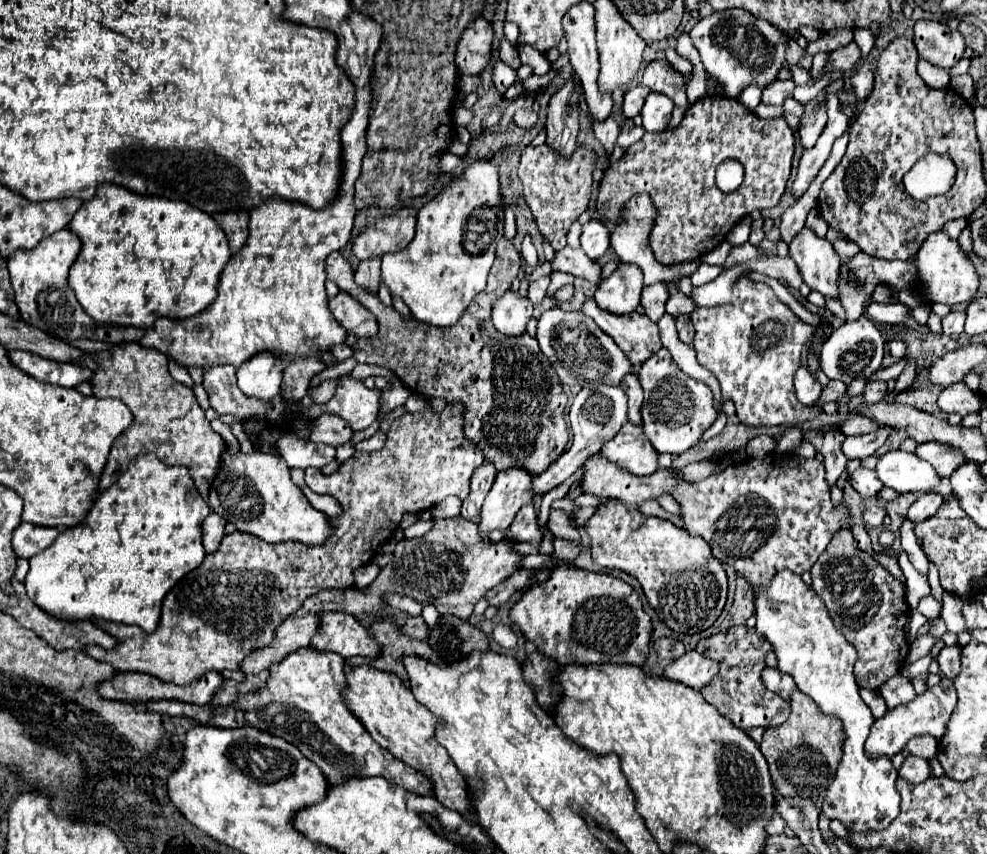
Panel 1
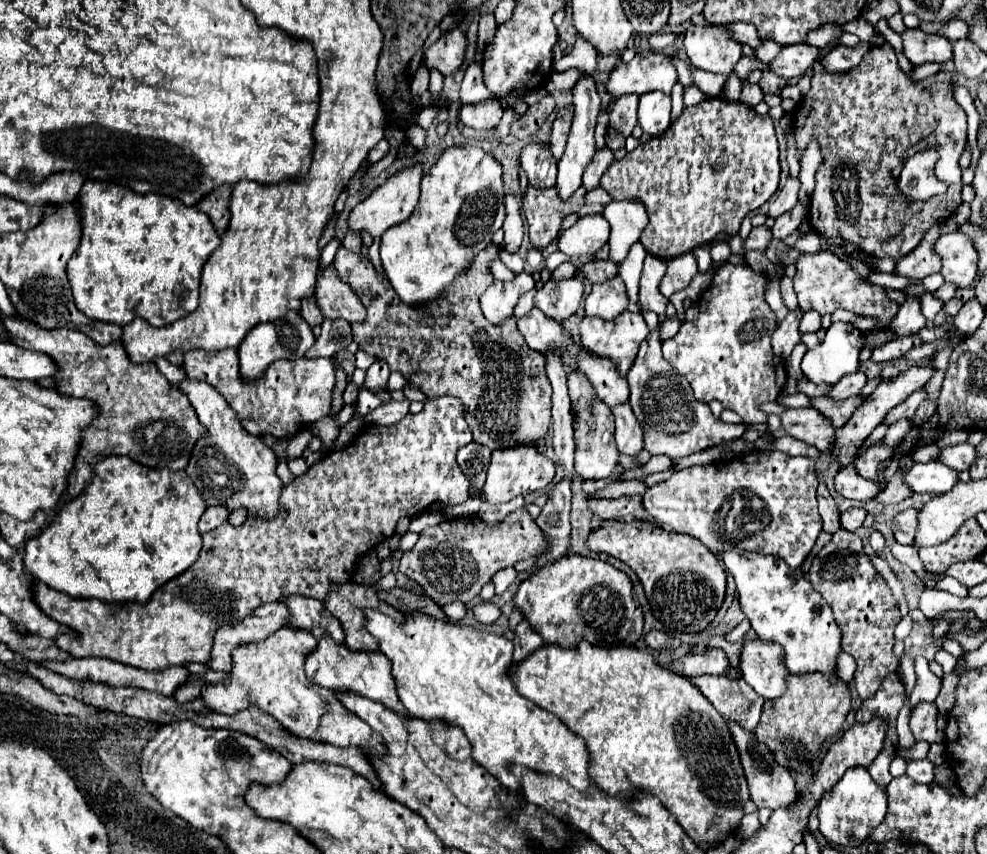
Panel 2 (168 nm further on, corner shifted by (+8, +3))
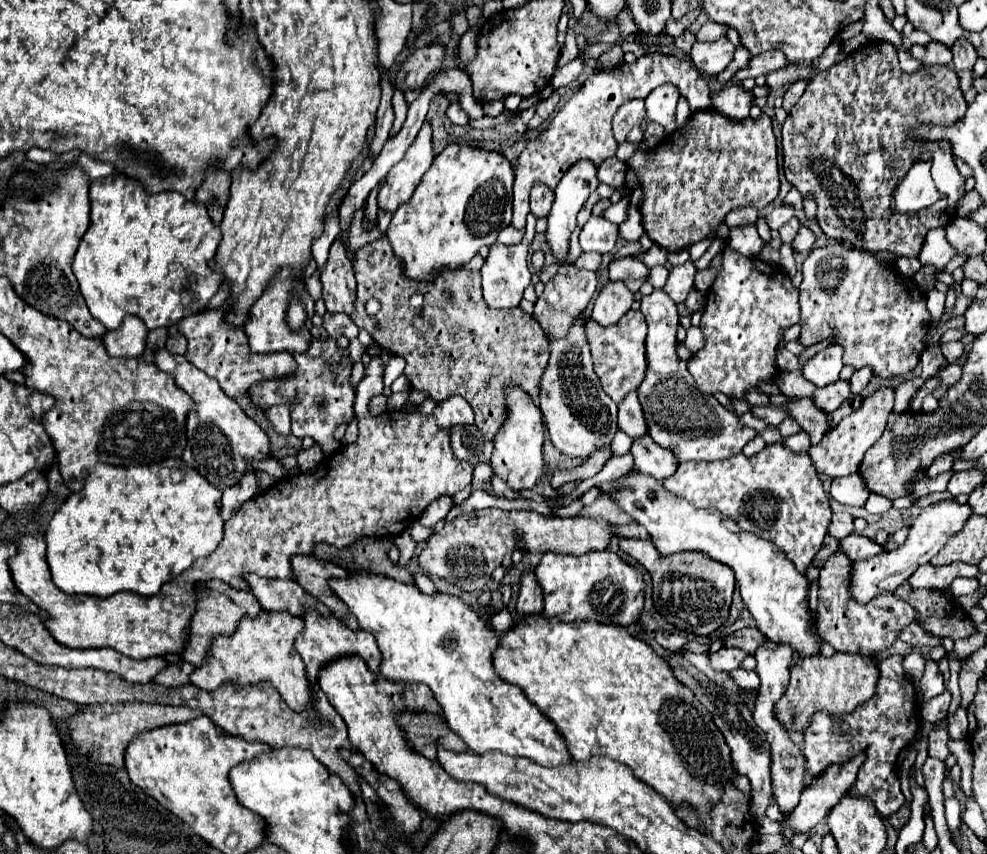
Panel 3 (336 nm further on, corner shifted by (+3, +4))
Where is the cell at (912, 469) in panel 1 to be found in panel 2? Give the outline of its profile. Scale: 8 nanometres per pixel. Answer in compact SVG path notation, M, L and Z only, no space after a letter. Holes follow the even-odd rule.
M928 462L928 464L914 464L912 470L906 474L906 482L914 492L932 492L932 494L946 494L958 482L958 472L950 470L942 462Z

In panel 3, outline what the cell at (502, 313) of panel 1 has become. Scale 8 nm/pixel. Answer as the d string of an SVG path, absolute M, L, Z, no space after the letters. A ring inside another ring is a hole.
M529 213L526 219L526 232L521 243L517 245L491 245L489 257L481 269L483 277L483 297L491 309L509 309L517 307L523 299L525 287L531 283L531 271L527 267L528 249L535 236L535 227L537 219Z

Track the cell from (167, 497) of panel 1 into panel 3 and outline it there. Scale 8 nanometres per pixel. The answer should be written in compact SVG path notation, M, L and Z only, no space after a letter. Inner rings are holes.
M165 461L165 463L155 463L155 465L131 465L131 467L119 467L119 465L109 465L109 463L99 463L87 477L85 487L79 493L71 493L67 497L67 501L57 509L57 513L53 515L53 519L47 525L45 531L45 543L47 543L47 563L51 569L51 577L53 583L71 595L83 593L83 595L95 595L95 597L111 597L117 591L133 591L139 593L143 597L151 597L157 595L161 585L173 581L175 577L179 577L183 571L187 571L195 559L199 557L207 557L211 555L221 537L223 537L223 519L219 517L219 501L221 501L221 493L209 483L203 481L203 477L199 477L199 473L195 473L195 469L187 467L187 463L181 461Z

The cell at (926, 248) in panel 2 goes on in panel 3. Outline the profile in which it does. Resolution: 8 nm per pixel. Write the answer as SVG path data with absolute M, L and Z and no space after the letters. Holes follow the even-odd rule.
M937 227L927 233L927 239L923 243L923 249L919 253L921 265L931 265L937 271L943 271L945 265L955 257L955 249L945 239L945 229Z

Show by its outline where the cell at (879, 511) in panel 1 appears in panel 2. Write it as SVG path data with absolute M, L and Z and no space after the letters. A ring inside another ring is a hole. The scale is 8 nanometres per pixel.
M848 508L846 512L840 514L840 526L844 530L848 530L848 532L856 532L856 528L862 526L864 518L866 518L866 510L862 510L862 508Z

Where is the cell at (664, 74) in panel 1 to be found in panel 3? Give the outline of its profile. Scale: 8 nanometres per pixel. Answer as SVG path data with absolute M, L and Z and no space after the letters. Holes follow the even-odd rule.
M661 51L645 53L637 57L635 63L621 63L613 69L591 73L583 87L561 107L561 111L551 119L549 127L543 135L539 135L533 143L529 143L519 155L515 169L515 185L513 185L513 227L525 229L525 217L529 213L529 191L535 181L557 187L563 173L581 159L591 159L595 165L601 165L605 159L613 157L617 151L617 141L611 131L611 119L623 103L631 99L645 99L655 87L673 83L679 87L683 97L689 99L691 109L709 109L709 85L703 75L685 59L677 55L665 55Z

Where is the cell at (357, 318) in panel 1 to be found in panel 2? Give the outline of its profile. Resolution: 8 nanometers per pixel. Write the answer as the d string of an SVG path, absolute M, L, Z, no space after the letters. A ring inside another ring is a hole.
M334 264L320 272L316 300L326 318L344 318L348 322L362 322L366 318L362 302L356 298L354 290L350 290L350 286L338 278Z

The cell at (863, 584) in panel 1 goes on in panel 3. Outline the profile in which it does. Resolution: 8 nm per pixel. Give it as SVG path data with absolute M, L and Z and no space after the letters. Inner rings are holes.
M835 551L821 567L819 575L819 635L837 651L855 653L863 657L877 657L893 645L899 631L905 629L915 619L915 611L907 601L895 597L893 593L881 593L867 605L859 605L851 597L851 569L853 561L845 551Z

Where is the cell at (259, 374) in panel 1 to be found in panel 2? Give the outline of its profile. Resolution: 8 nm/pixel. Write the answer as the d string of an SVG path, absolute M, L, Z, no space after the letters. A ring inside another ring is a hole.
M290 312L286 314L286 318L280 318L278 322L266 322L262 326L254 326L254 330L250 330L250 334L246 334L246 338L242 340L240 346L240 372L244 380L256 380L264 374L264 370L280 358L286 360L294 360L294 358L302 358L306 354L306 350L314 344L314 334L312 328L308 326L308 322L302 318L300 312Z

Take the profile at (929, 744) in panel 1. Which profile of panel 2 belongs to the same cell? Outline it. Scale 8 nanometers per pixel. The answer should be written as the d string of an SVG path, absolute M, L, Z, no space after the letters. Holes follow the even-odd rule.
M922 702L912 710L910 718L910 728L914 732L914 738L926 740L926 742L938 742L944 744L944 733L936 728L936 718L938 718L938 708L936 704Z

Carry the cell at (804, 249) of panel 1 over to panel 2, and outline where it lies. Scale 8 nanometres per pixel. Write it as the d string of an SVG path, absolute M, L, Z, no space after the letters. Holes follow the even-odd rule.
M820 250L814 254L800 254L798 256L794 290L796 290L798 304L800 304L802 312L816 310L820 316L824 316L824 314L832 314L838 308L844 308L844 310L856 312L858 316L874 318L876 326L872 328L870 334L864 336L864 346L868 346L872 350L896 338L896 334L890 330L890 324L896 318L896 312L900 306L886 296L884 286L876 286L876 284L866 282L860 274L854 272L850 262L838 258L830 250Z

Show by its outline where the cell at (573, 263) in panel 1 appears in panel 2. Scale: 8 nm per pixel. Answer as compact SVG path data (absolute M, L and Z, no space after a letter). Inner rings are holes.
M594 260L590 264L584 264L580 270L586 272L588 280L594 284L600 284L618 276L618 264L610 260Z

